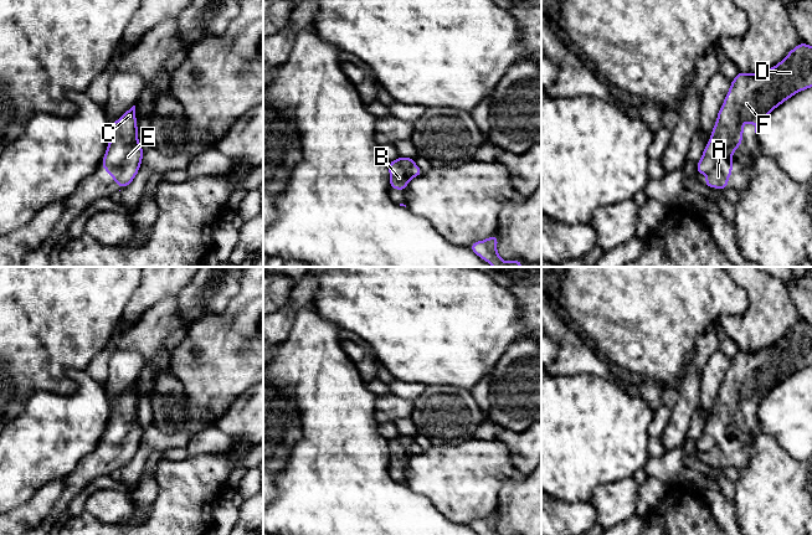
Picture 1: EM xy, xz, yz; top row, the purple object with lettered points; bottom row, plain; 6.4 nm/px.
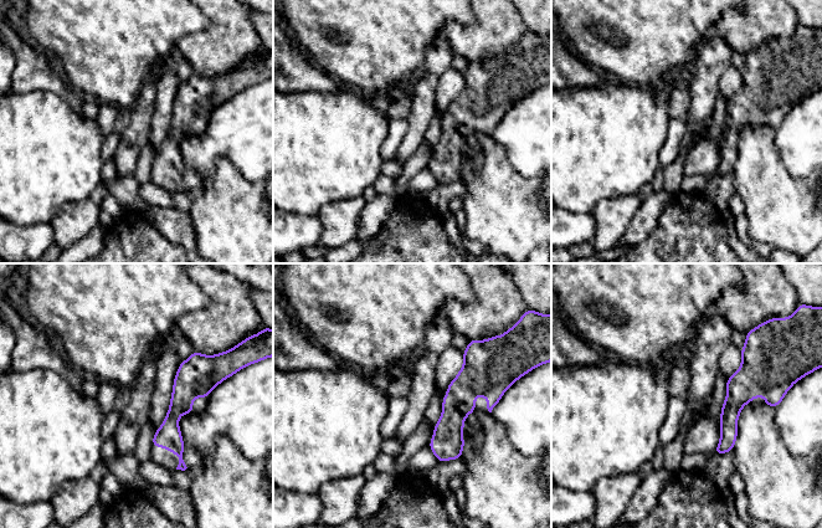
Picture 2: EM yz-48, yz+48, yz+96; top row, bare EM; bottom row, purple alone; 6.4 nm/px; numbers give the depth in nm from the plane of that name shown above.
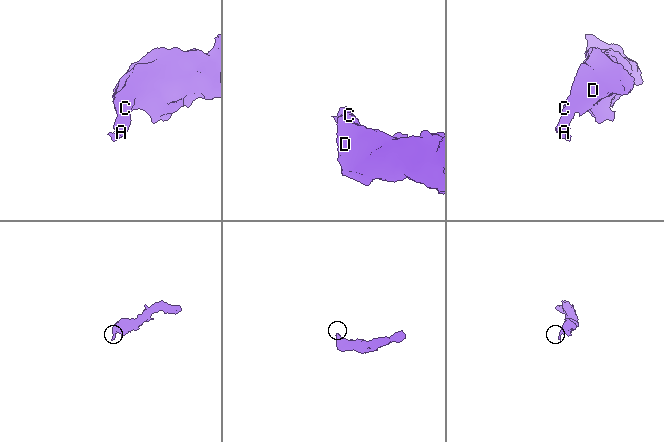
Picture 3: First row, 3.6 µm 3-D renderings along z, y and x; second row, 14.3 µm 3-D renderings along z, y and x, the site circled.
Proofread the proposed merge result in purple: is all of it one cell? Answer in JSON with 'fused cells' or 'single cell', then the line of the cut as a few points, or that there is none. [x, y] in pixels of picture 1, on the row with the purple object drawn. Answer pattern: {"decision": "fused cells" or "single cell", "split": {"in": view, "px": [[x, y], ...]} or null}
{"decision": "single cell", "split": null}

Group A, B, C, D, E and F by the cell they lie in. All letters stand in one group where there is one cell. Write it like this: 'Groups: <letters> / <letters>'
Groups: A B C D E F

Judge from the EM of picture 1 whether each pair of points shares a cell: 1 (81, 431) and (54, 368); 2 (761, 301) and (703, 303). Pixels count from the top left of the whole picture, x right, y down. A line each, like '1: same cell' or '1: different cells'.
1: different cells
2: different cells

